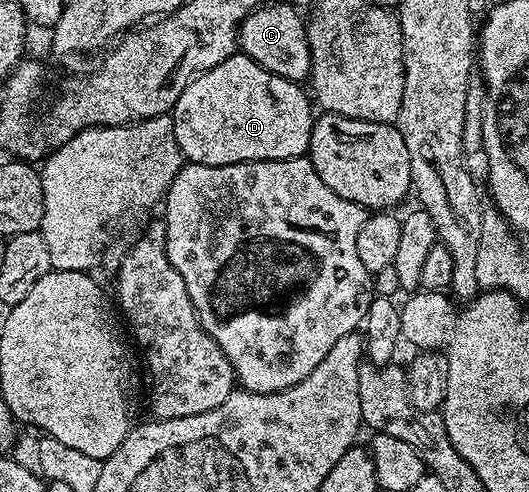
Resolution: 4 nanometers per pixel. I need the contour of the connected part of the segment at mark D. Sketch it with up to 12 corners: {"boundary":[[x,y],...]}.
{"boundary":[[246,54],[173,105],[182,159],[302,157],[315,113]]}

